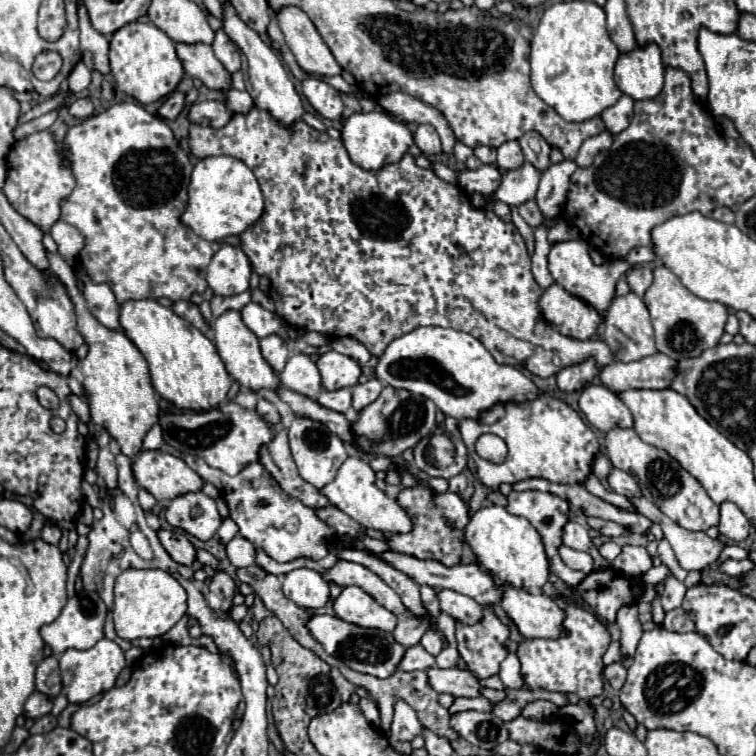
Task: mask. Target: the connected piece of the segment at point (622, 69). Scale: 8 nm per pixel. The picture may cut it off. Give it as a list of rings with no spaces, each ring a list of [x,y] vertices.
[[[656,44],[646,48],[634,48],[628,54],[620,54],[614,70],[614,82],[622,94],[634,102],[652,100],[664,86],[664,64]]]

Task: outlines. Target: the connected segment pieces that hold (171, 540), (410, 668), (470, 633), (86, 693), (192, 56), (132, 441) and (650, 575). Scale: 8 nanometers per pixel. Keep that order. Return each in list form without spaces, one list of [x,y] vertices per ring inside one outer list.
[[[158,530],[158,538],[164,546],[164,550],[172,556],[172,560],[176,560],[178,564],[190,566],[196,558],[196,550],[190,544],[190,540],[176,530]]]
[[[420,644],[410,646],[406,650],[406,658],[402,658],[402,666],[398,666],[404,672],[414,672],[414,670],[428,670],[436,666],[436,658],[428,654]]]
[[[484,606],[484,618],[474,626],[456,624],[456,640],[460,658],[466,662],[468,670],[484,680],[496,676],[500,662],[508,656],[502,642],[508,638],[508,626],[504,626],[490,610]]]
[[[102,638],[90,650],[66,650],[60,658],[60,676],[62,676],[62,692],[66,694],[68,702],[82,704],[92,700],[96,694],[110,690],[116,682],[116,676],[124,668],[124,652],[120,646],[108,638]]]
[[[176,44],[178,58],[184,64],[186,74],[192,78],[202,80],[204,86],[218,92],[232,90],[232,76],[230,72],[218,62],[208,44]]]
[[[58,252],[48,254],[48,260],[50,260],[50,270],[60,278],[70,300],[74,302],[76,318],[78,318],[78,332],[84,336],[88,344],[88,356],[80,360],[80,370],[84,376],[86,402],[90,406],[92,420],[98,426],[108,430],[108,434],[120,444],[122,454],[132,458],[142,452],[142,440],[146,432],[160,420],[160,406],[158,406],[158,398],[150,382],[148,362],[144,360],[140,350],[120,330],[110,330],[102,326],[88,312],[86,300],[76,284],[76,274],[60,258],[60,254]]]
[[[652,567],[642,576],[642,581],[645,584],[657,584],[666,579],[670,574],[667,567]]]

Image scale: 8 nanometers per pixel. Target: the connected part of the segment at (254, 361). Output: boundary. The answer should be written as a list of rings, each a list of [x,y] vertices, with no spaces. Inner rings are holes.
[[[228,310],[222,316],[218,316],[212,324],[214,330],[214,344],[216,350],[220,354],[220,358],[226,364],[226,370],[230,372],[230,376],[234,376],[242,388],[250,388],[250,390],[276,390],[278,388],[278,380],[274,370],[266,364],[266,360],[260,354],[260,346],[258,346],[258,336],[246,328],[246,324],[242,322],[242,316],[238,310]]]

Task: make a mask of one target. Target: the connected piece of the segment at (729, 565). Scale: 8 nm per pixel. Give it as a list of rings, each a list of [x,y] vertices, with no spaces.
[[[726,560],[718,570],[730,574],[730,576],[738,576],[738,574],[744,574],[748,570],[752,570],[754,564],[750,560]]]

